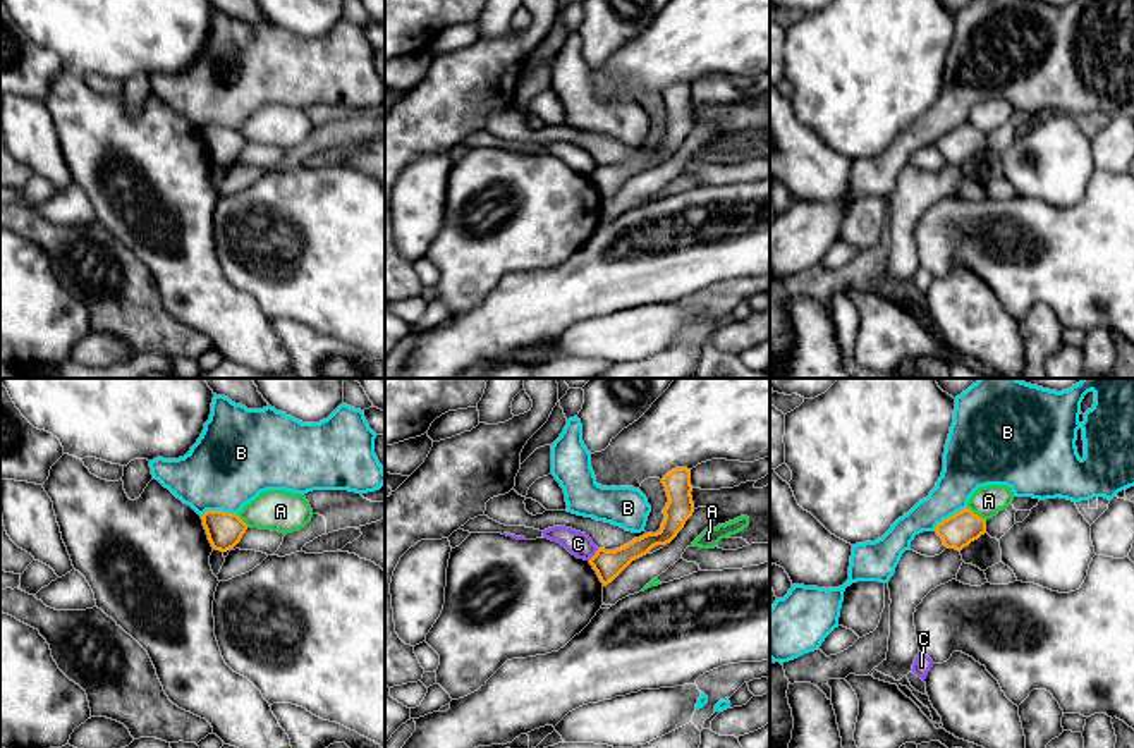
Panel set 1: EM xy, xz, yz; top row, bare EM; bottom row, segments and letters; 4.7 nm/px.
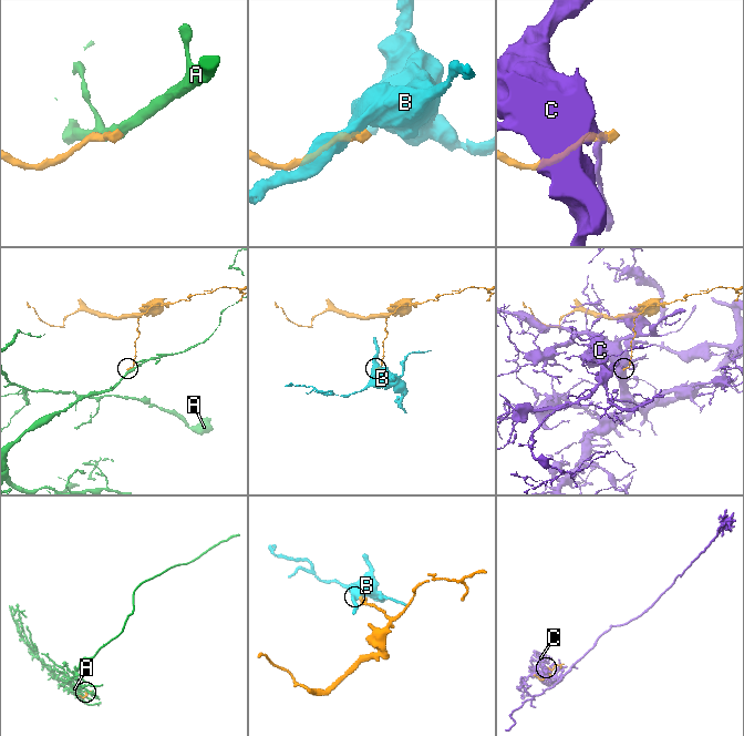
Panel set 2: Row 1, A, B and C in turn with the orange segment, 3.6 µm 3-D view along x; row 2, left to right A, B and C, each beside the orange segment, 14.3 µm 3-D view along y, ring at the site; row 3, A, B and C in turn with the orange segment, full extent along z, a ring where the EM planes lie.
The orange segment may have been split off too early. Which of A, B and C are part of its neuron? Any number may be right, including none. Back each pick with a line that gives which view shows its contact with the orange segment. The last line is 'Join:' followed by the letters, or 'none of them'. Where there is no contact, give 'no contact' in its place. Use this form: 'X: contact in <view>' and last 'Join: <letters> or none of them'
Join: none of them

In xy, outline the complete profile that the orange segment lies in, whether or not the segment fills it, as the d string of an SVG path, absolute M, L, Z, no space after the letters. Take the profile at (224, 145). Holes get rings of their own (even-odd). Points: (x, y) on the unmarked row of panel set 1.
M206 126L201 134L211 162L220 167L234 163L247 144L247 139L232 127Z

